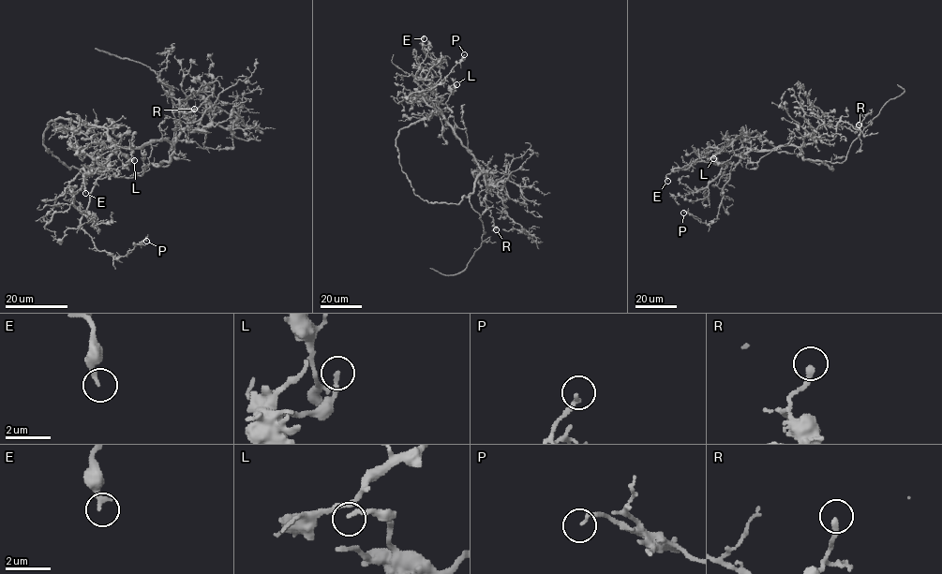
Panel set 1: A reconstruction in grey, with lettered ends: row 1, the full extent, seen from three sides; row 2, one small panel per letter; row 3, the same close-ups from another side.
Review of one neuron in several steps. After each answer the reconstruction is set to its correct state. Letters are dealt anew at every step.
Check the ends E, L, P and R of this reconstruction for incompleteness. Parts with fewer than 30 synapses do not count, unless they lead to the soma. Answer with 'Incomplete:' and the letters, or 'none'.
Incomplete: none

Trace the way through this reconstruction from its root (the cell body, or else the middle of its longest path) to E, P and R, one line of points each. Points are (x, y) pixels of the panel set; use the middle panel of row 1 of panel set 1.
E: (478, 166), (436, 106), (435, 95), (422, 80), (422, 70), (433, 66), (430, 53), (423, 45), (424, 38)
P: (478, 166), (452, 126), (426, 95), (421, 93), (440, 84), (464, 54)
R: (478, 166), (485, 183), (491, 184), (483, 200), (496, 229)

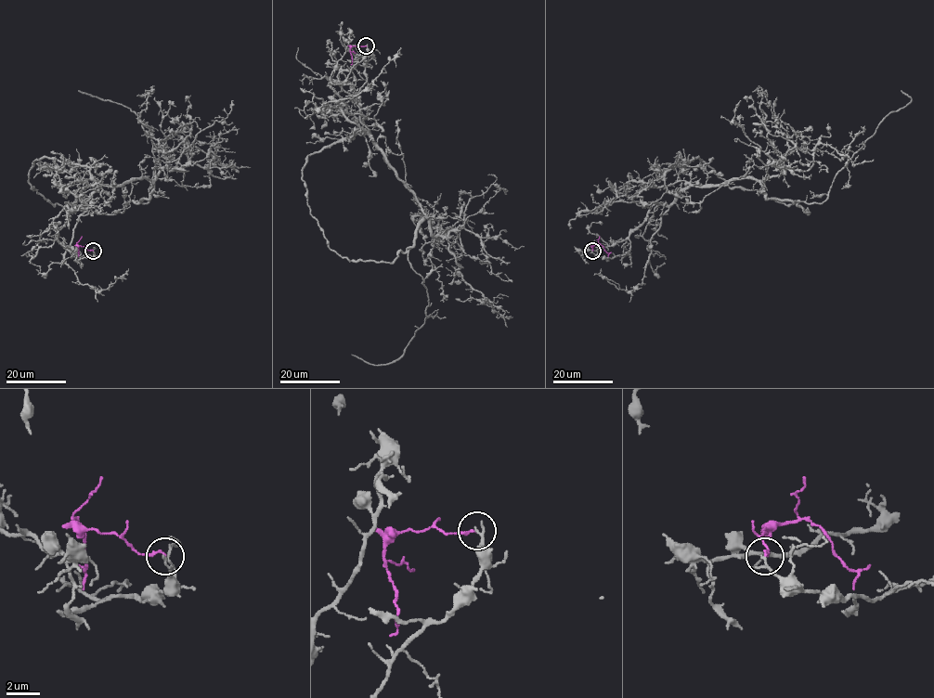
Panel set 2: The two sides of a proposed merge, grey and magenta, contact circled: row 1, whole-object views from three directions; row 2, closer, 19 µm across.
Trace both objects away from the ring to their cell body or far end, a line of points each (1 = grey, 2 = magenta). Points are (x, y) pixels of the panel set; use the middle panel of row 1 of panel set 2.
1: (367, 45), (331, 88), (424, 213), (408, 256), (428, 305), (396, 359), (371, 365), (352, 355)
2: (367, 45), (353, 45), (350, 48), (351, 64)

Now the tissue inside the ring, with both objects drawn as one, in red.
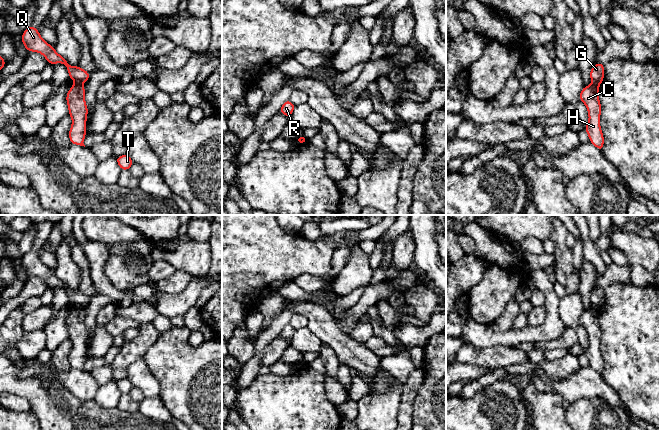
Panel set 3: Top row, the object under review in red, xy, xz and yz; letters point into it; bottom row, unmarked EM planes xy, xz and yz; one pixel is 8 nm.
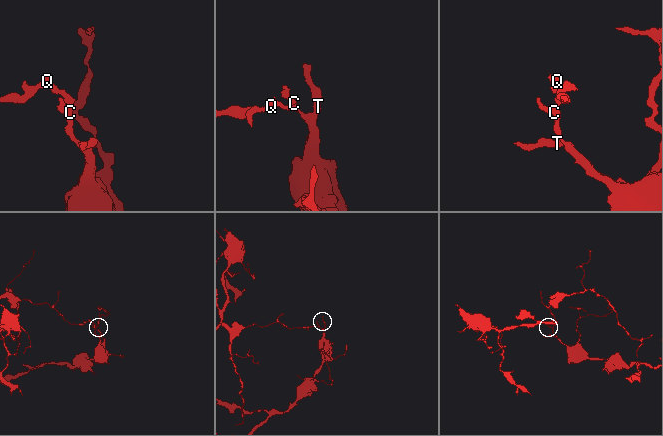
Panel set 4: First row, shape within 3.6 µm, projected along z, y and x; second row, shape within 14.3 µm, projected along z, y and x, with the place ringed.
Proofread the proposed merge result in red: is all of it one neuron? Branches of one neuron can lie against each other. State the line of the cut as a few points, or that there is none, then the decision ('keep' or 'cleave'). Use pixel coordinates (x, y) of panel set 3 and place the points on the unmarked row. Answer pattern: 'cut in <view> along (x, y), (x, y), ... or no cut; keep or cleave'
cut in yz along (592, 307), (597, 309); cleave

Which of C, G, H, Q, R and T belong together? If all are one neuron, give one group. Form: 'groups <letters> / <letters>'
groups C H R T / G Q

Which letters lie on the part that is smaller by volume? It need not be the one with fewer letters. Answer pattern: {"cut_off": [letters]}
{"cut_off": ["G", "Q"]}

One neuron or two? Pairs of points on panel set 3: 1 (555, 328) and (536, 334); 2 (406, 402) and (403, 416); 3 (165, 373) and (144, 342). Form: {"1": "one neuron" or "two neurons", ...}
{"1": "one neuron", "2": "one neuron", "3": "two neurons"}

